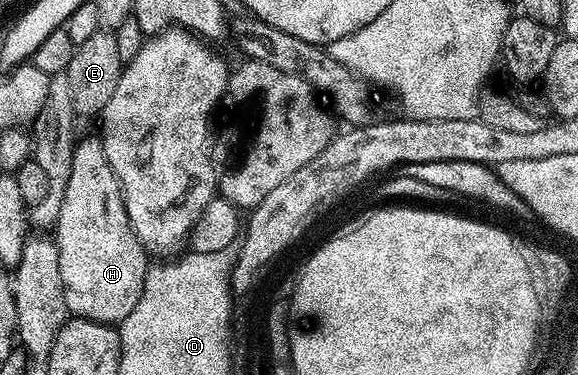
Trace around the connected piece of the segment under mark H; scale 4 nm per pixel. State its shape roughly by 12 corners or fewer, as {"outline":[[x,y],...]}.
{"outline":[[100,136],[71,159],[55,240],[69,314],[120,326],[151,261]]}

